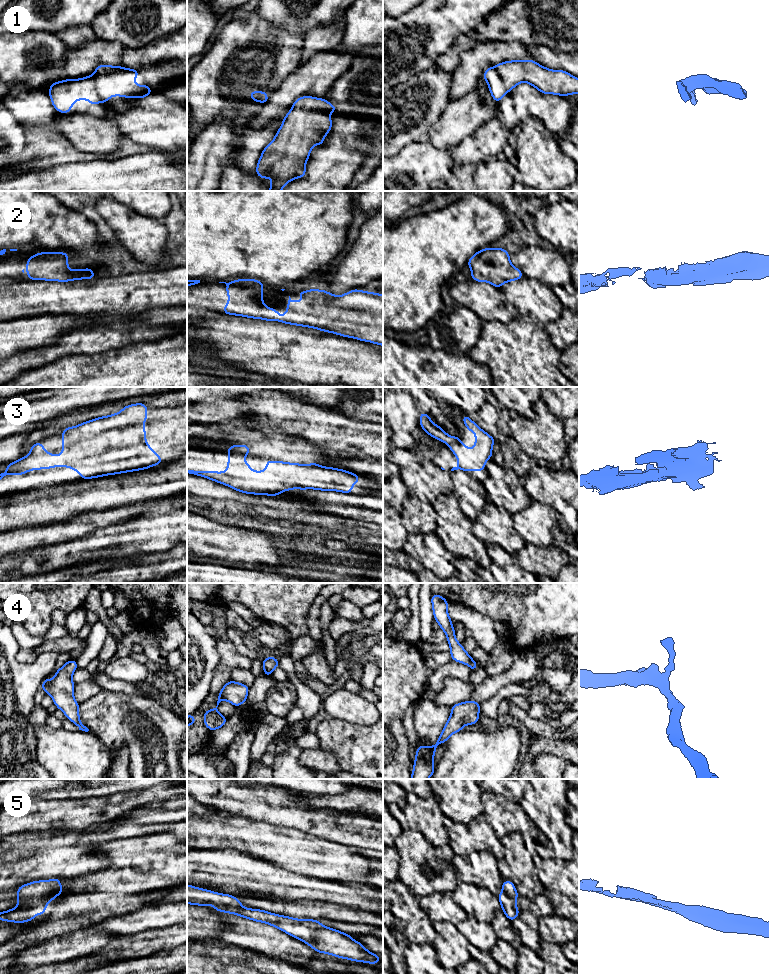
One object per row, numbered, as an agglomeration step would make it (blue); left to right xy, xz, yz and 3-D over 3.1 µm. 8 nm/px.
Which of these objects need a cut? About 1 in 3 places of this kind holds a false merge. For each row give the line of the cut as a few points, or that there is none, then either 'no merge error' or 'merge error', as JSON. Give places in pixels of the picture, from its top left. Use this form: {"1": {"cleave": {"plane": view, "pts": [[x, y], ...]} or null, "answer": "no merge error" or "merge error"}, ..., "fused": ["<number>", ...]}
{"1": {"cleave": {"plane": "xz", "pts": [[292, 107], [318, 110], [327, 114]]}, "answer": "merge error"}, "2": {"cleave": null, "answer": "no merge error"}, "3": {"cleave": null, "answer": "no merge error"}, "4": {"cleave": null, "answer": "no merge error"}, "5": {"cleave": null, "answer": "no merge error"}, "fused": ["1"]}

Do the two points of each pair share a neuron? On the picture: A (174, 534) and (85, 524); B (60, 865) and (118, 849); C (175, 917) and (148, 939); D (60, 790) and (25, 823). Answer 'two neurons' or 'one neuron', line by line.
A: two neurons
B: two neurons
C: two neurons
D: two neurons

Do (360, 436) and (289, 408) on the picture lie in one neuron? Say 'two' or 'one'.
one

